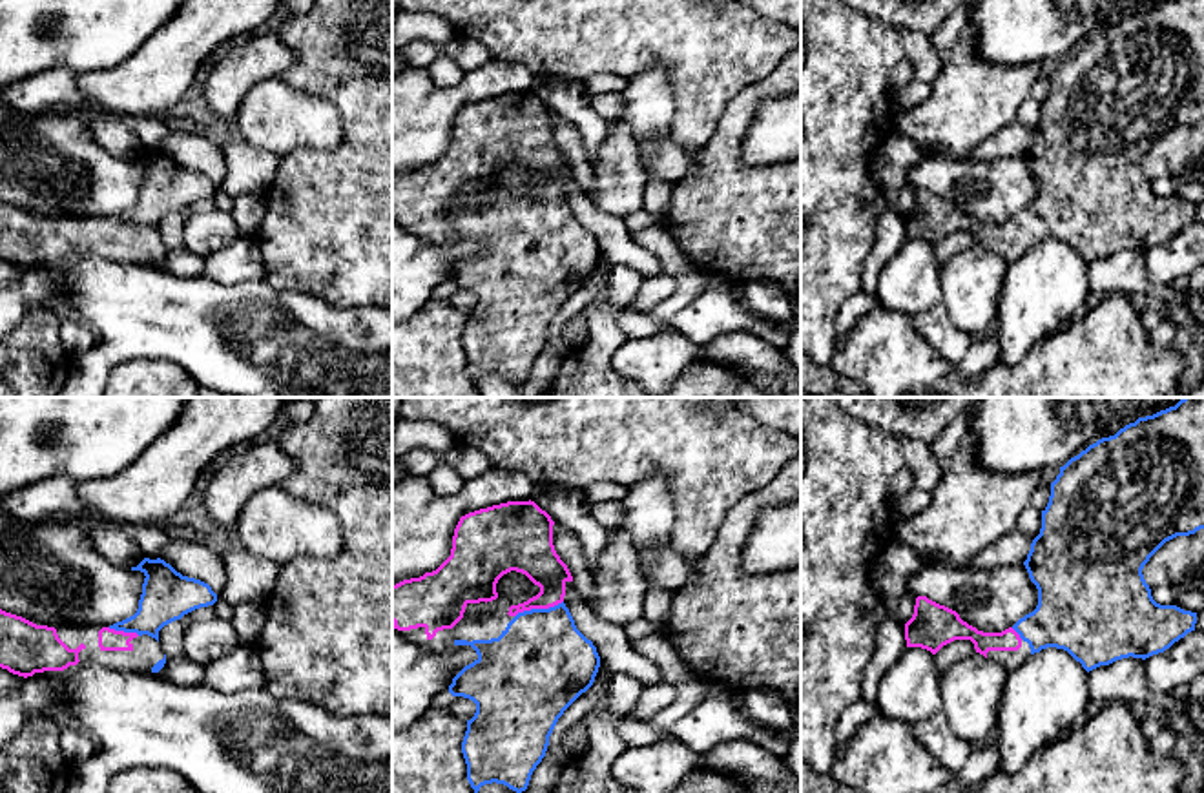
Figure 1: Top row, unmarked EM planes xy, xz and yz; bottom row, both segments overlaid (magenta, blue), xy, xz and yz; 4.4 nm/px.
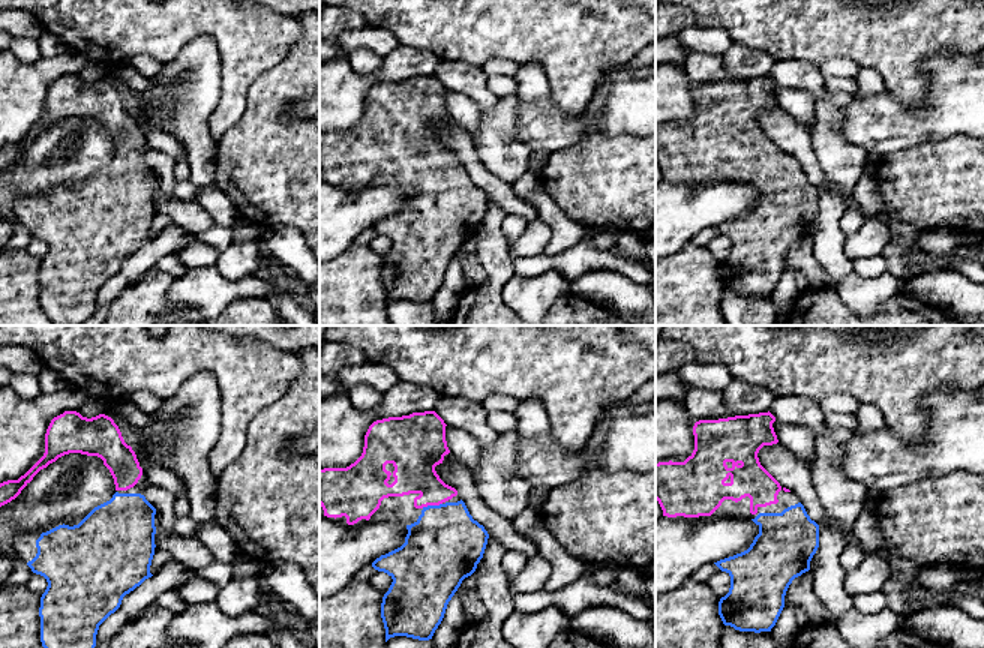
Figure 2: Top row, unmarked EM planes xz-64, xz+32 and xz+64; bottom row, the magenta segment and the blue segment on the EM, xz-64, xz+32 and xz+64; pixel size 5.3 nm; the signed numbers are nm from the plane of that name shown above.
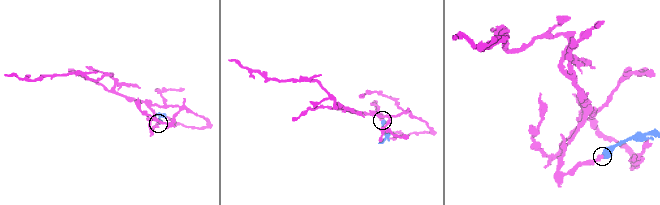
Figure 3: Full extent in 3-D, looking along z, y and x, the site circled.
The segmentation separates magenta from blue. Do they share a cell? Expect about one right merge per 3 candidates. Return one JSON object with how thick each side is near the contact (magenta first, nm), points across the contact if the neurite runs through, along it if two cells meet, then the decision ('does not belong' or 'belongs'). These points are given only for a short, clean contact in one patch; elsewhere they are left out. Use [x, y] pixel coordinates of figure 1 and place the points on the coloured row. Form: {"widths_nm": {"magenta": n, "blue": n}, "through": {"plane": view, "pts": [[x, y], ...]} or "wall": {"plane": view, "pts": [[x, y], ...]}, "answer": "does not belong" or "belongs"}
{"widths_nm": {"magenta": 200, "blue": 440}, "through": {"plane": "xz", "pts": [[531, 553], [546, 569], [539, 607], [540, 664]]}, "answer": "belongs"}

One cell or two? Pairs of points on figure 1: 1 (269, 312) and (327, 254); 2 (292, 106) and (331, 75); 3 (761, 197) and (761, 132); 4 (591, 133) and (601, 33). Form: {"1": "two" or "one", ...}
{"1": "two", "2": "two", "3": "two", "4": "two"}

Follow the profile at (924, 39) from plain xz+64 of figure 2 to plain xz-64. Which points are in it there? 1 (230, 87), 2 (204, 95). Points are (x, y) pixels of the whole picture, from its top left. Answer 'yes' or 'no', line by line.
1: yes
2: no

